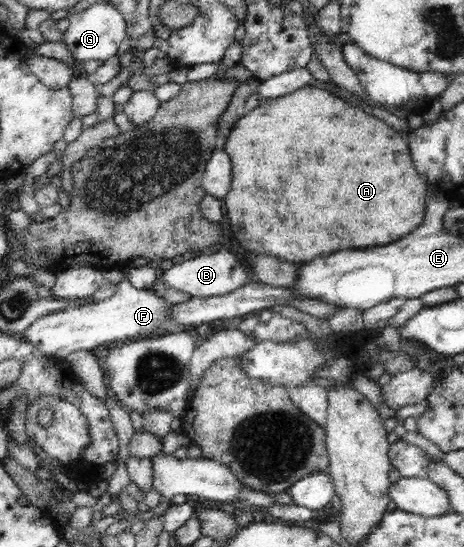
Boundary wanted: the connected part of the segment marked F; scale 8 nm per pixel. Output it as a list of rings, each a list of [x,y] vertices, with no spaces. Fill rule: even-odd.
[[[123,275],[124,279],[110,298],[97,303],[78,303],[76,306],[67,306],[60,312],[46,314],[23,330],[23,338],[38,347],[43,355],[65,358],[78,350],[92,351],[100,345],[116,340],[117,344],[120,344],[135,339],[159,337],[166,332],[178,332],[180,326],[169,318],[171,305],[150,288],[138,290],[126,277]]]

